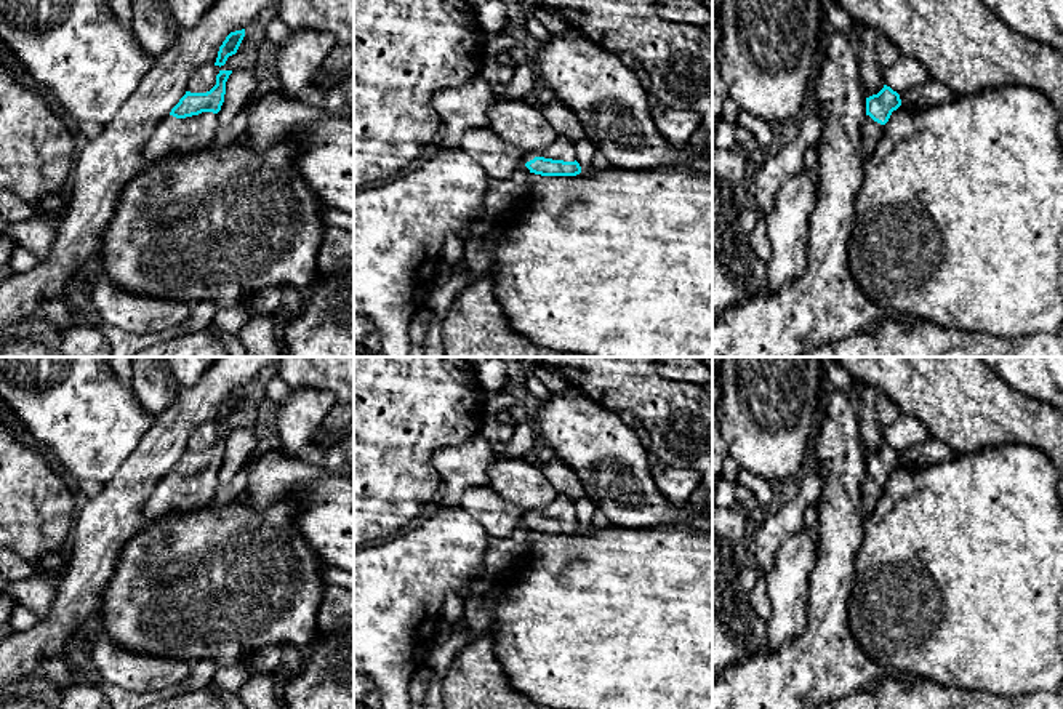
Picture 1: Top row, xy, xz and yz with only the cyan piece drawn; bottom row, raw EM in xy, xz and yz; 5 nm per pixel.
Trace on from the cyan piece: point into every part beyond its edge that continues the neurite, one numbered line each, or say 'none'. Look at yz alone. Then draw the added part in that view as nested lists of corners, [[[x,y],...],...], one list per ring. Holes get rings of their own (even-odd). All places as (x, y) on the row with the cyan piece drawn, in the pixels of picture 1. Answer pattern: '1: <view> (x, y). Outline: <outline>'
1: yz (871, 132). Outline: [[[869,115],[861,123],[861,155],[866,158],[879,146],[884,134],[884,125],[874,122]]]

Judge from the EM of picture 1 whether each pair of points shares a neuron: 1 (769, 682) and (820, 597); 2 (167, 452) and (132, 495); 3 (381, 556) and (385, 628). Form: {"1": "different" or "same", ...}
{"1": "same", "2": "same", "3": "same"}

